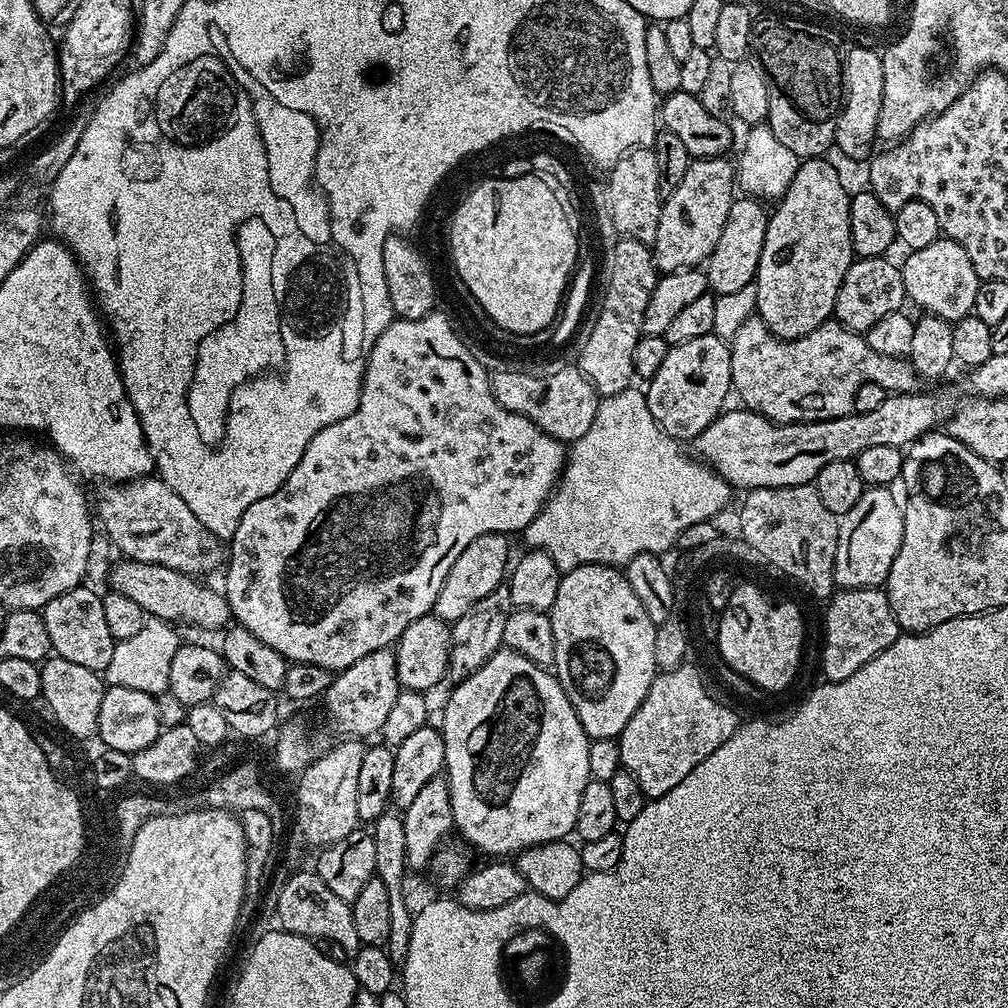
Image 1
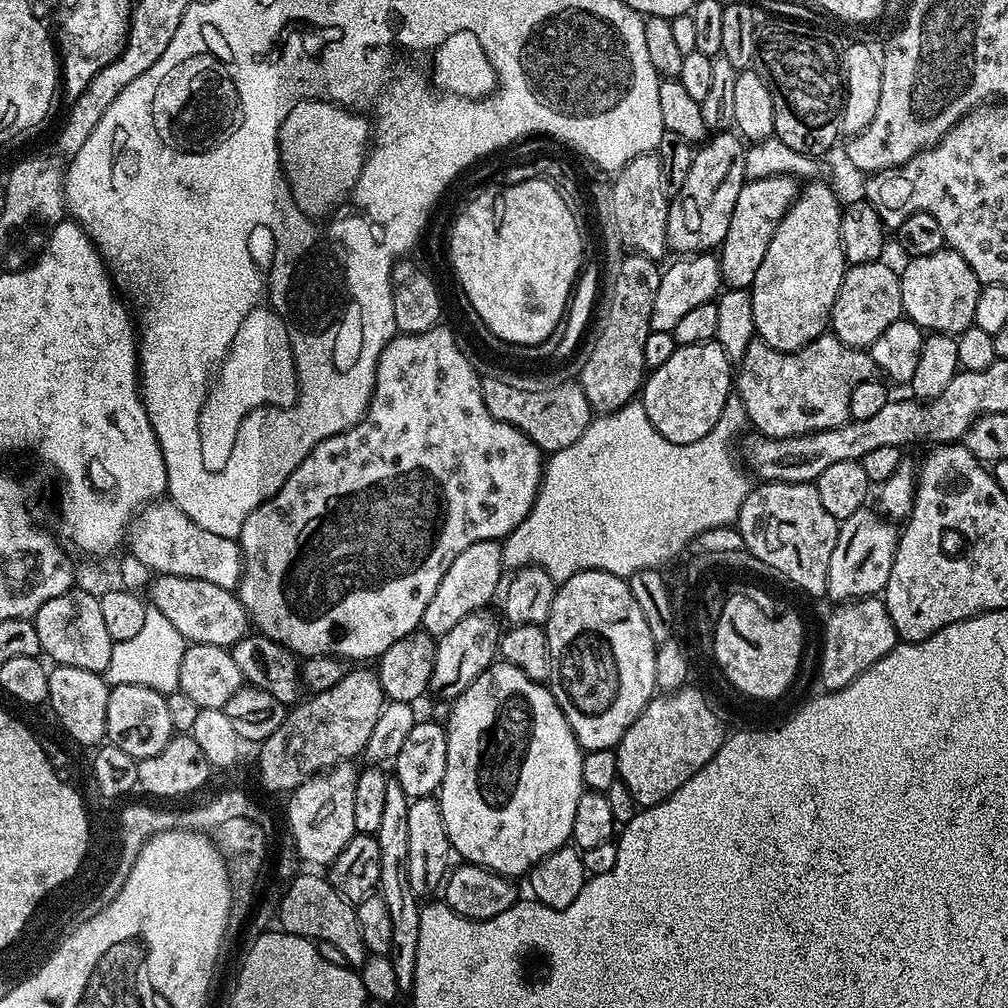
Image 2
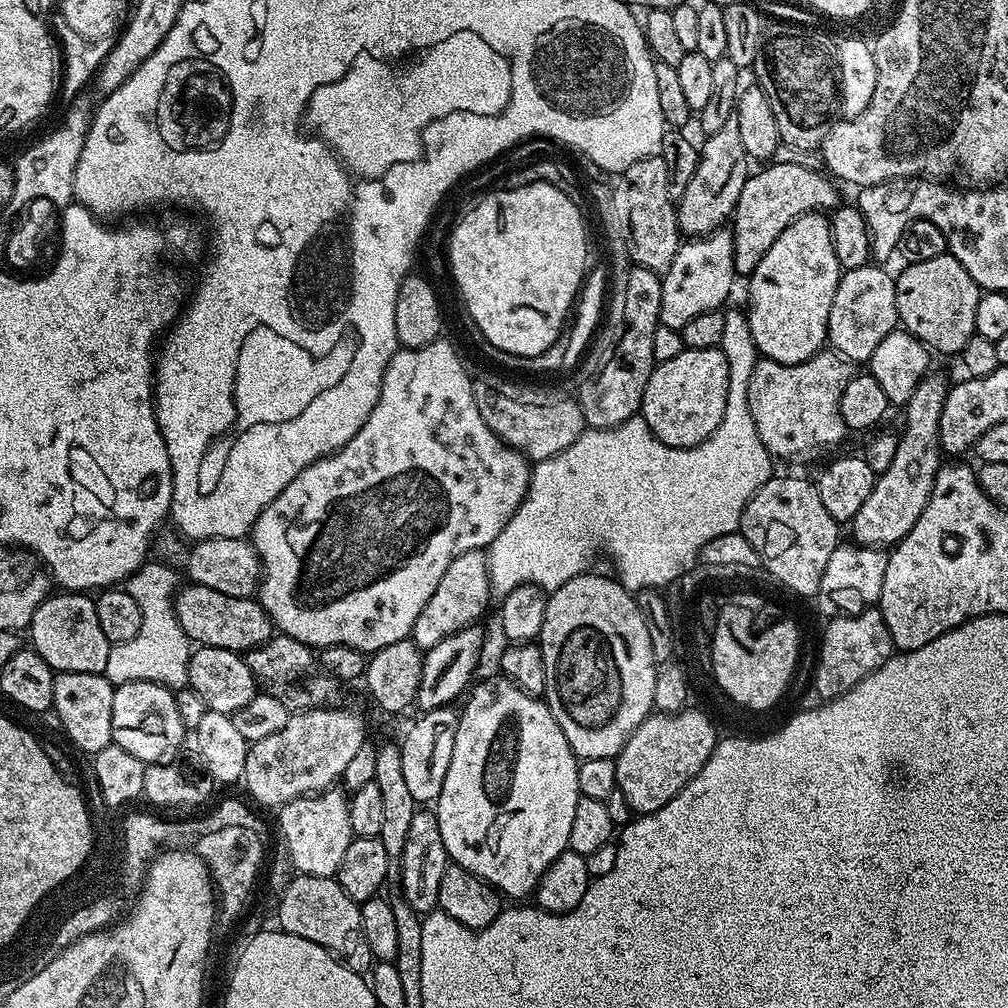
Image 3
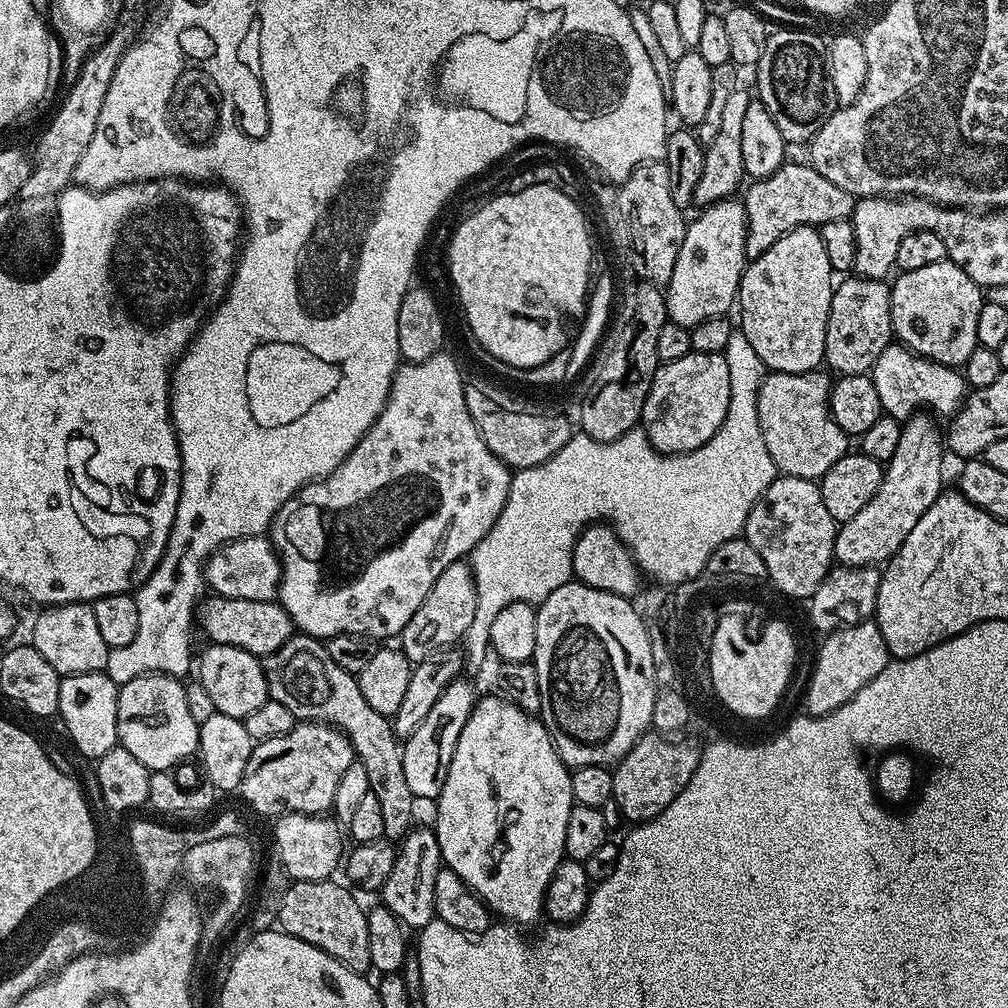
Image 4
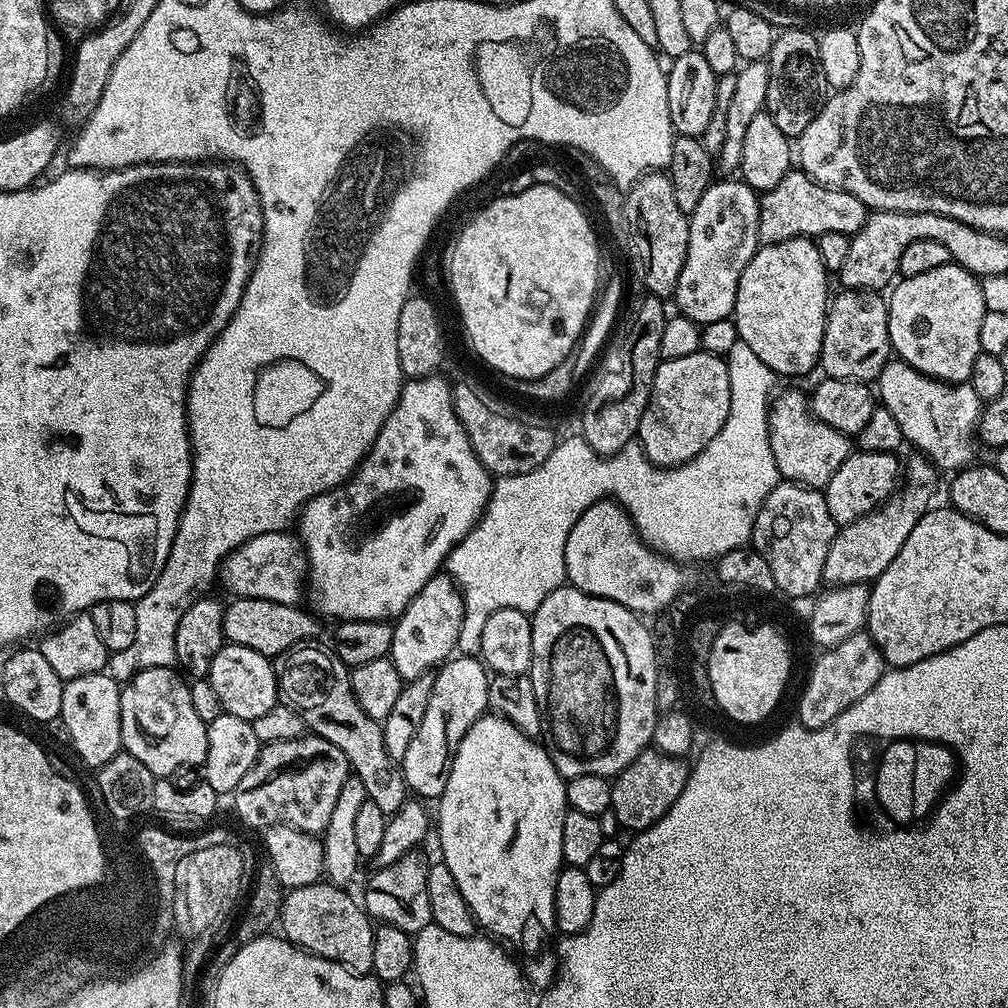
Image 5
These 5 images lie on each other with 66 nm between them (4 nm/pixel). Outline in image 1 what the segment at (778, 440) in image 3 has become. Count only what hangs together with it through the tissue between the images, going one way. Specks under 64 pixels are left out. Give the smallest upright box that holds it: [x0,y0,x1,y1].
[730,315,918,424]

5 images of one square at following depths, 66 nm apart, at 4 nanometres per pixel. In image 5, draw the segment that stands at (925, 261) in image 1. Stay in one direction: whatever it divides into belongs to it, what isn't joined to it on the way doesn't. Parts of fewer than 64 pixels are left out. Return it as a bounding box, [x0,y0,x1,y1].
[887,262,986,385]

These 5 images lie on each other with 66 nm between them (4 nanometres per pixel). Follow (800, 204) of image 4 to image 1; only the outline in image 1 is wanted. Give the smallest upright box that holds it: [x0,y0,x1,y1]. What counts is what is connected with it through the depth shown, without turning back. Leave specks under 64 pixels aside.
[706,199,770,296]

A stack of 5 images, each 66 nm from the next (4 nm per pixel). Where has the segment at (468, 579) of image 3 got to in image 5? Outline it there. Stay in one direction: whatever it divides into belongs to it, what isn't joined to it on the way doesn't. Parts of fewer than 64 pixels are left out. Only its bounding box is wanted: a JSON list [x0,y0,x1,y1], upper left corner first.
[390,570,464,682]

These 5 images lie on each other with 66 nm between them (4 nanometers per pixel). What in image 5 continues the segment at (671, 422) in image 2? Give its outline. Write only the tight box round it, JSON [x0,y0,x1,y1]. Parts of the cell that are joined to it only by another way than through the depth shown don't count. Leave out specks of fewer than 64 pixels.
[638,350,730,468]

